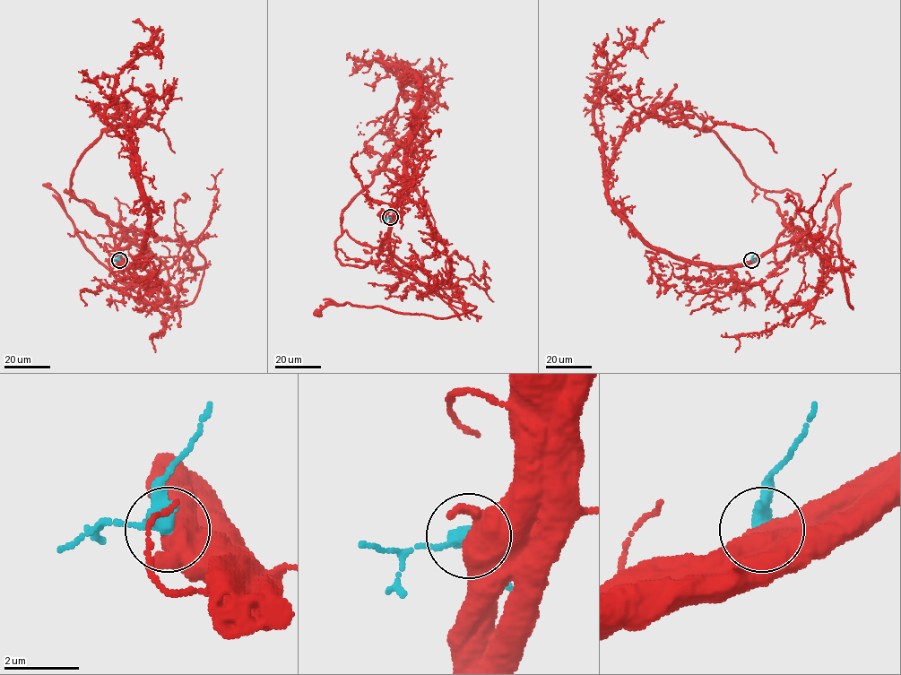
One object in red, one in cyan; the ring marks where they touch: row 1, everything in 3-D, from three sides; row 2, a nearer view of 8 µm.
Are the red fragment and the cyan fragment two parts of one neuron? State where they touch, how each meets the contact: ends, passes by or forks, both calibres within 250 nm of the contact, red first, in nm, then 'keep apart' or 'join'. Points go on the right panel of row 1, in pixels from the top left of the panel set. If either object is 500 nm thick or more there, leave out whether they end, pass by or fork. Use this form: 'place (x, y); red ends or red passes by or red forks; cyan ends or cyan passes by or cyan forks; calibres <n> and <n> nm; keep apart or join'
place (751, 260); calibres 600 and 340 nm; join

